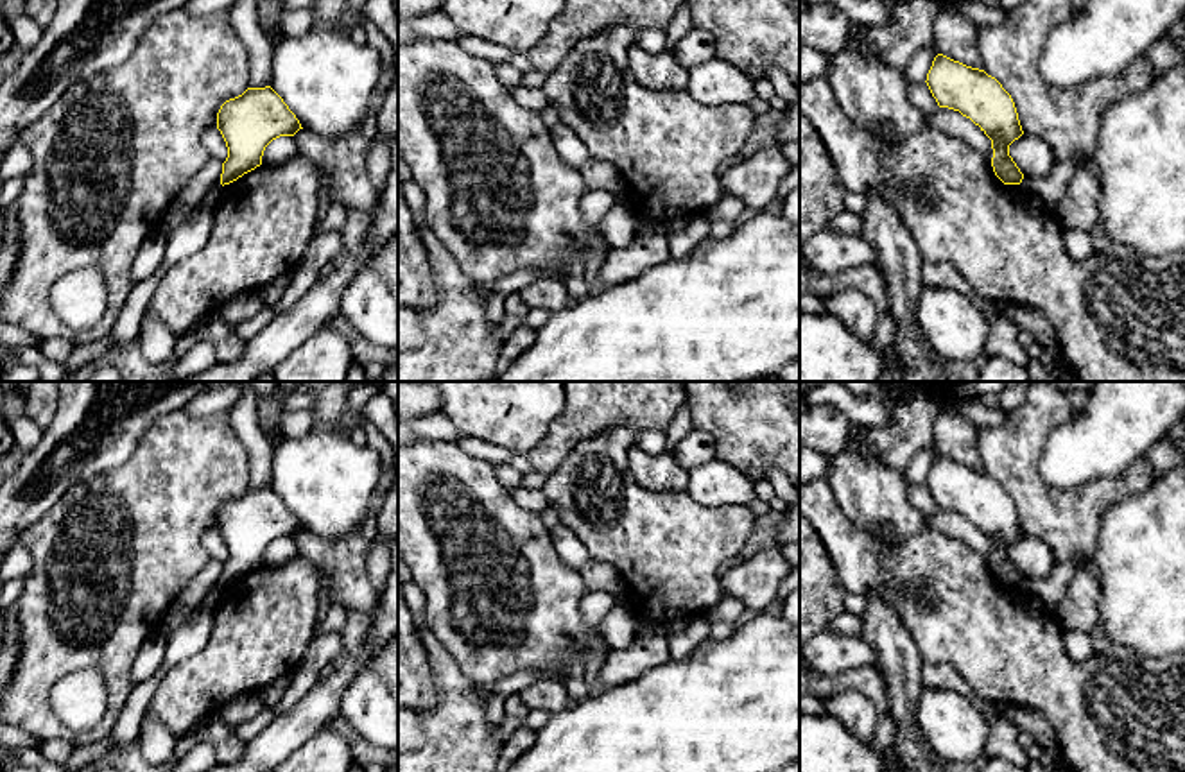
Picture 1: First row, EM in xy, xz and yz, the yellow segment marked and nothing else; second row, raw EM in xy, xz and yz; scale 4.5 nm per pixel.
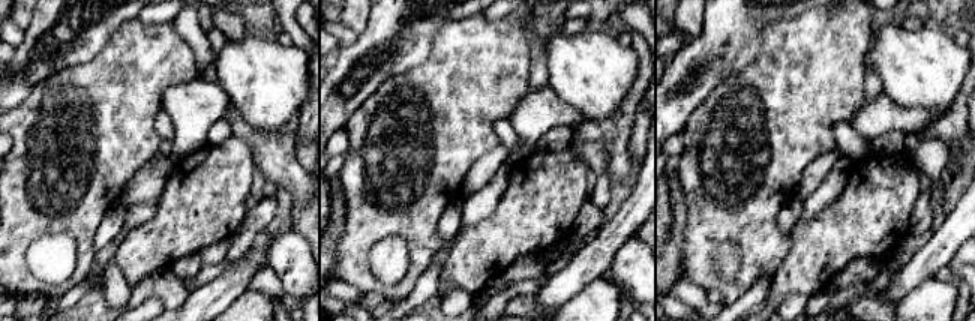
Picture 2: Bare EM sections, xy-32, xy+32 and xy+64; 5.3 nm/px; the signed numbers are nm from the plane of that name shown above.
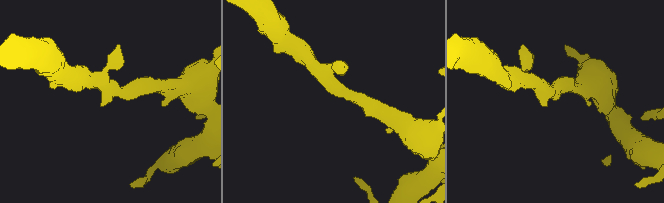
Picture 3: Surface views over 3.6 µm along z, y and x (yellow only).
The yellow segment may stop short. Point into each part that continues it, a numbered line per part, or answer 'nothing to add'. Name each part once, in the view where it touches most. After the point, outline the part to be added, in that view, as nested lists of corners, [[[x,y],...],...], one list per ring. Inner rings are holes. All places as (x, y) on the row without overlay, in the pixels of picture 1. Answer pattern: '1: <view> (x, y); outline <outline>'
nothing to add

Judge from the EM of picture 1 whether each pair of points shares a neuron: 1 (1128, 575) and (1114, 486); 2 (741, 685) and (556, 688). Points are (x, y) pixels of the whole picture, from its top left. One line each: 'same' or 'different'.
1: different
2: different

